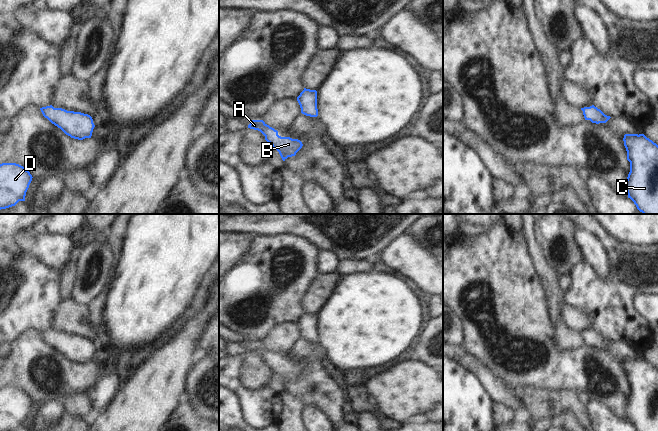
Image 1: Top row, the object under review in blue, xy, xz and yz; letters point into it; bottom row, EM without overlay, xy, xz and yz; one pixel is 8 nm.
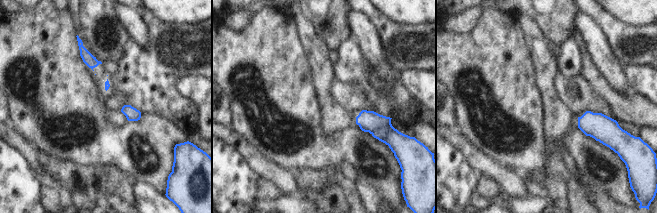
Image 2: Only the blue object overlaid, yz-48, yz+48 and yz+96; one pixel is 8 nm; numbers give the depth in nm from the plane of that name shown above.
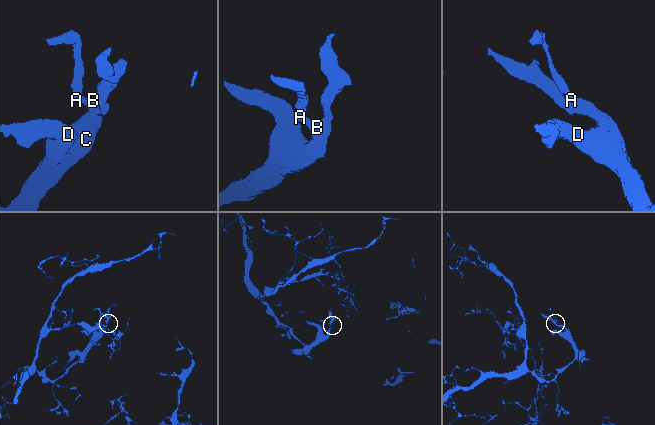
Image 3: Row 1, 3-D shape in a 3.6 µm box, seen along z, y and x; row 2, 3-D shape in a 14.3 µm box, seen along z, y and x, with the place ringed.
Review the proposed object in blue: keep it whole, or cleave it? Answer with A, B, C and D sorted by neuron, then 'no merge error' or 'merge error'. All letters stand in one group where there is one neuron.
A B C D | no merge error

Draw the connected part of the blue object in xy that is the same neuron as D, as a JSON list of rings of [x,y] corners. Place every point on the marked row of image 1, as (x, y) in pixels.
[[[16,163],[0,164],[0,210],[25,201],[32,175]]]

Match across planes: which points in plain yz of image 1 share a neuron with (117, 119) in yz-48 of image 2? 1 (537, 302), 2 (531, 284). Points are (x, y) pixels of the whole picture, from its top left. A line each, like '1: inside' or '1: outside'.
1: outside
2: outside

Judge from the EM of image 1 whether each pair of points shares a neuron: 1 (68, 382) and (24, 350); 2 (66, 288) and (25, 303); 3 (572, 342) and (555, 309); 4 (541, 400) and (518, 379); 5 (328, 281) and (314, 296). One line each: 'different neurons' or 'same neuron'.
1: same neuron
2: different neurons
3: same neuron
4: different neurons
5: same neuron

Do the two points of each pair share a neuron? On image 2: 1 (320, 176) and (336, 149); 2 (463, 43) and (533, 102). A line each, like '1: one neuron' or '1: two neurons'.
1: two neurons
2: one neuron

